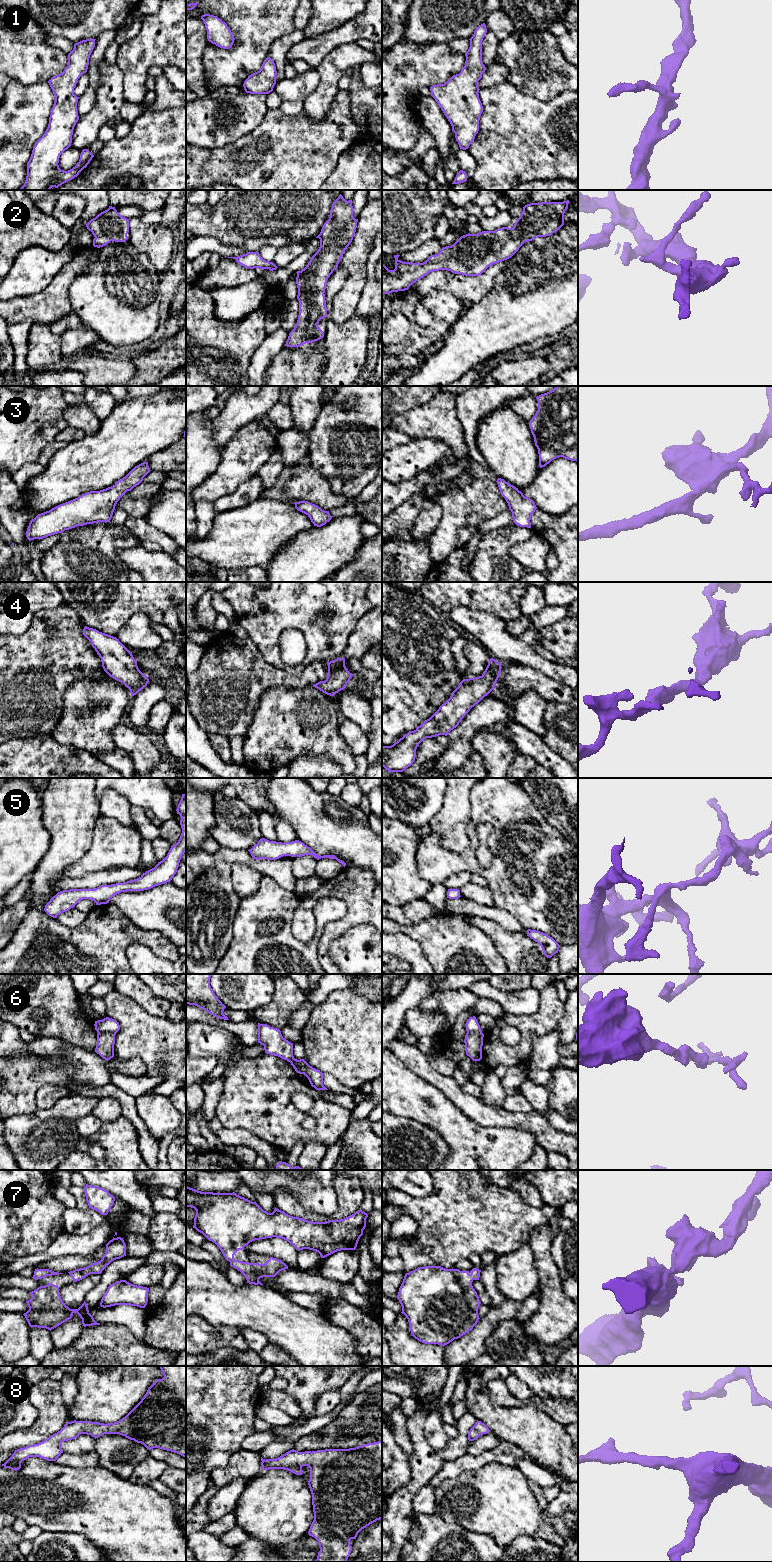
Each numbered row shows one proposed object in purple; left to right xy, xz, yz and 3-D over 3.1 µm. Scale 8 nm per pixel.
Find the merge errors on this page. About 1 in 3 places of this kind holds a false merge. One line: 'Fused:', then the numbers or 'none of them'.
Fused: 6

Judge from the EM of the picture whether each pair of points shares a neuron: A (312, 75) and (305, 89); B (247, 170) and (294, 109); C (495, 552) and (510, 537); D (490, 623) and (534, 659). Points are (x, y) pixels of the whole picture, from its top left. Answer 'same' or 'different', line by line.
A: same
B: different
C: same
D: same

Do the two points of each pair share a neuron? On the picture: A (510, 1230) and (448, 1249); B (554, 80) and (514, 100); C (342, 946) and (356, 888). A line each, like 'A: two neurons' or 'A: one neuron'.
A: one neuron
B: two neurons
C: two neurons

